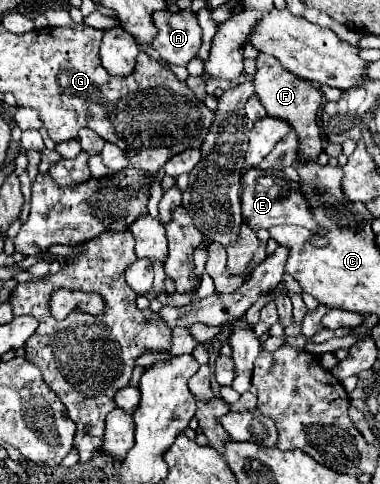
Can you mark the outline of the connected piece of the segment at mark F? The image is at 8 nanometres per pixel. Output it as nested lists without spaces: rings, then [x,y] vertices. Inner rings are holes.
[[[260,53],[256,57],[256,73],[254,73],[254,87],[256,95],[264,103],[266,111],[270,117],[280,117],[290,121],[294,131],[300,137],[300,157],[302,159],[316,159],[322,151],[322,139],[320,139],[320,129],[318,129],[318,109],[322,105],[322,91],[316,89],[312,83],[284,71],[272,55]]]

